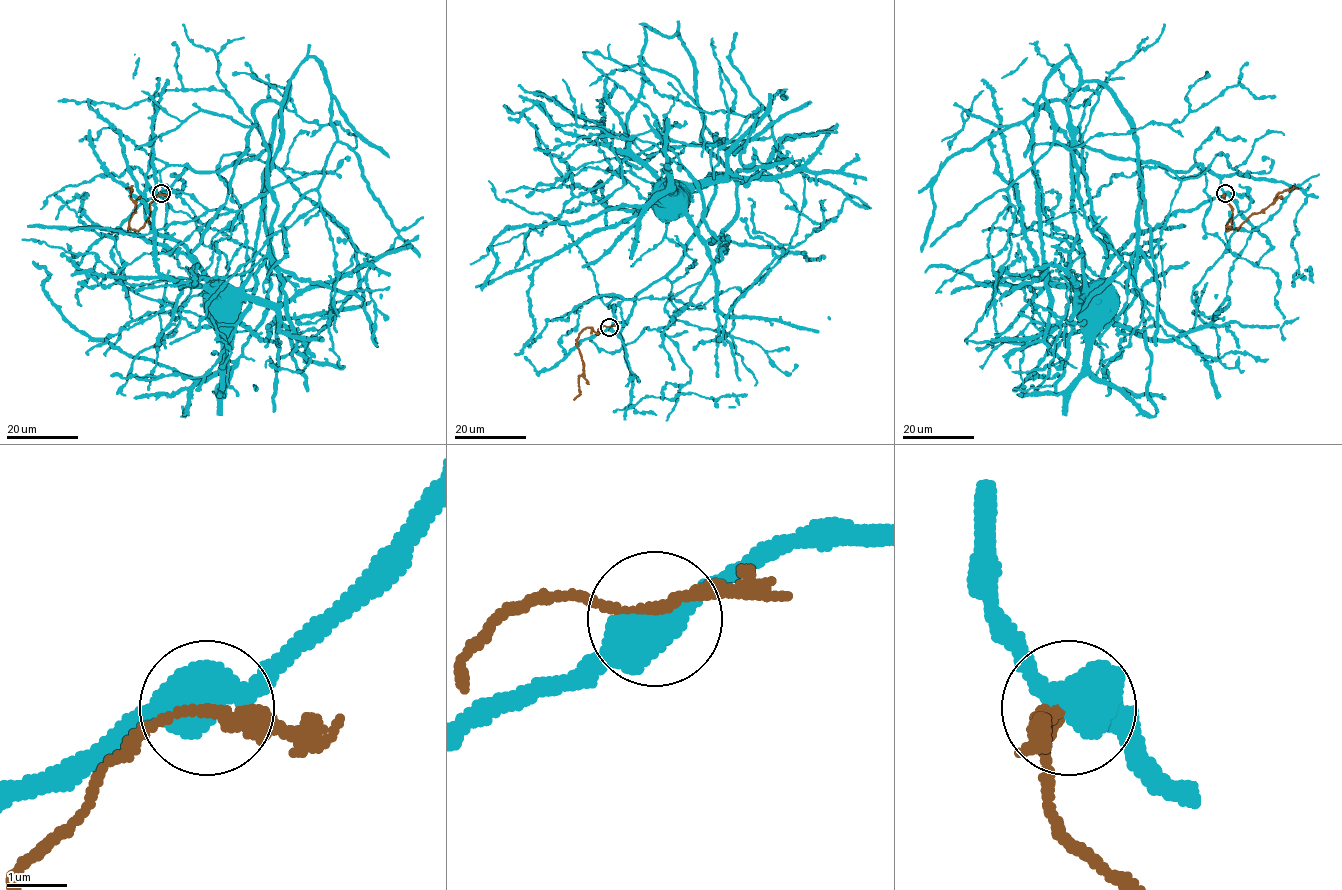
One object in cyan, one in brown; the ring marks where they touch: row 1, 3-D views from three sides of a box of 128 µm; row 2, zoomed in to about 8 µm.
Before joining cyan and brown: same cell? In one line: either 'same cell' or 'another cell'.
another cell

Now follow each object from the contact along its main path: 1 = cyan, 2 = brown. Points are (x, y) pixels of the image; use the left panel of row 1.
1: (161, 194), (187, 165), (254, 159), (266, 147), (254, 110), (280, 105), (252, 272), (229, 295)
2: (161, 194), (150, 204), (143, 226), (130, 229), (129, 221), (135, 204), (131, 189), (125, 188)

